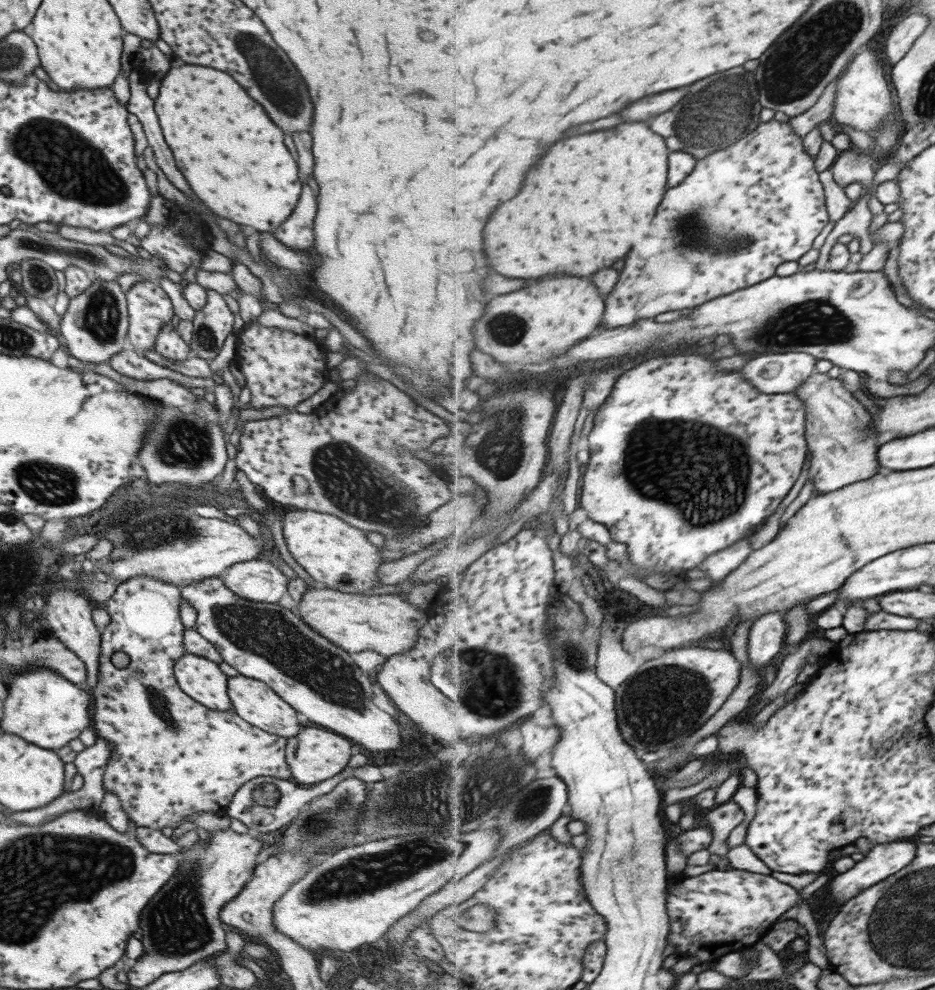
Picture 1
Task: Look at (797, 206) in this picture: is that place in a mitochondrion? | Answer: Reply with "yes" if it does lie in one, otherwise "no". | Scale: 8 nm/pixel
no

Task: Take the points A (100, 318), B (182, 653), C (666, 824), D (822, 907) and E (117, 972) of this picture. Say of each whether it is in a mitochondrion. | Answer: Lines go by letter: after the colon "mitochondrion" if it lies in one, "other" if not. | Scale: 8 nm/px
A: mitochondrion
B: other
C: other
D: other
E: other

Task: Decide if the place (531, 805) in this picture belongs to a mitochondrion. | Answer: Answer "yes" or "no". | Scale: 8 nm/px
yes

